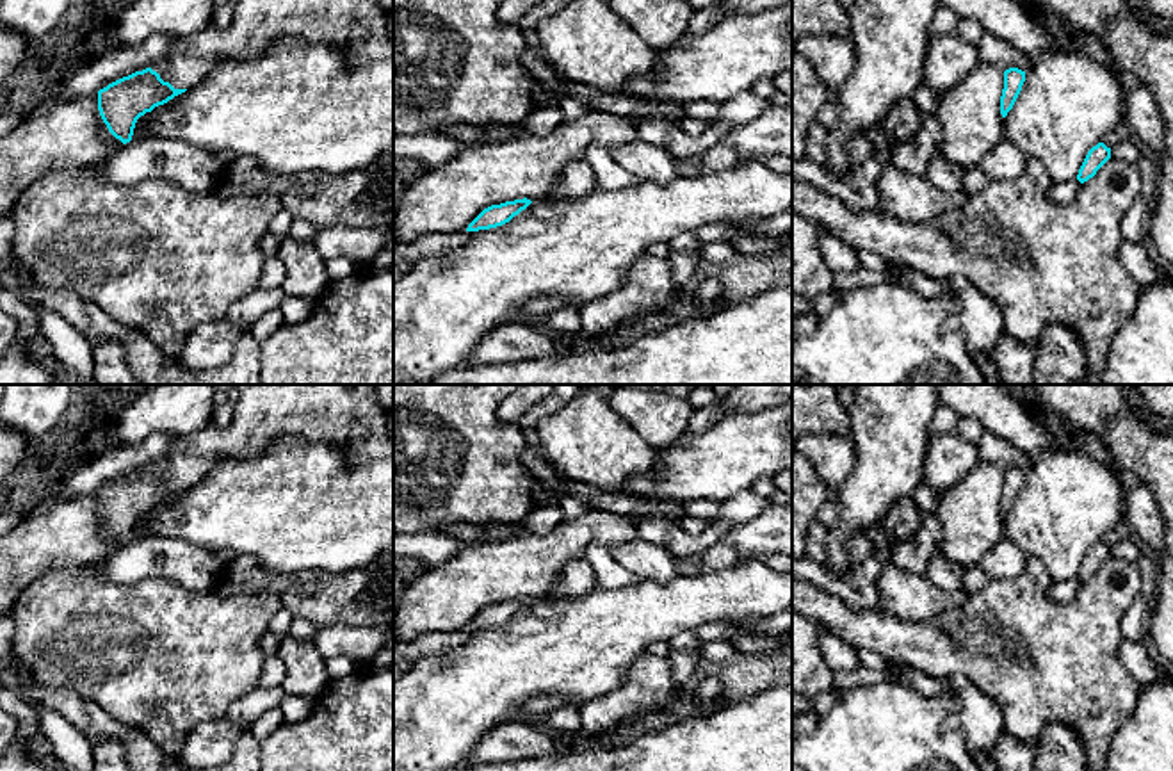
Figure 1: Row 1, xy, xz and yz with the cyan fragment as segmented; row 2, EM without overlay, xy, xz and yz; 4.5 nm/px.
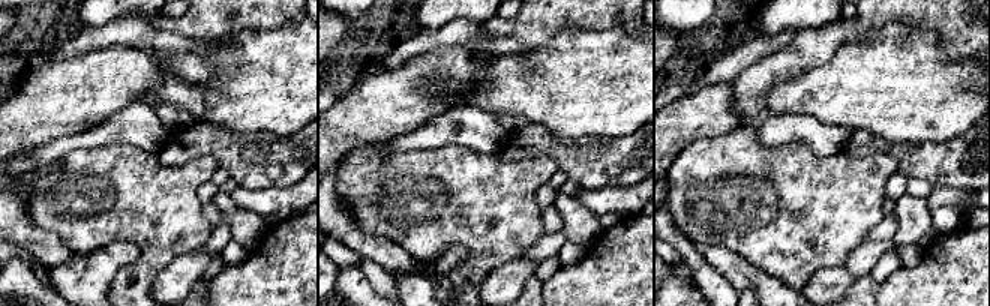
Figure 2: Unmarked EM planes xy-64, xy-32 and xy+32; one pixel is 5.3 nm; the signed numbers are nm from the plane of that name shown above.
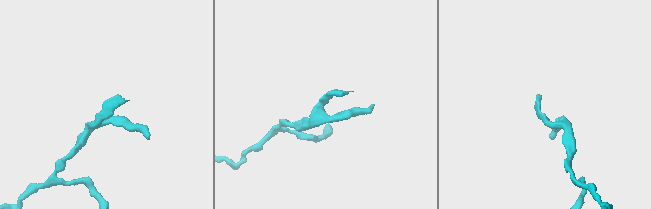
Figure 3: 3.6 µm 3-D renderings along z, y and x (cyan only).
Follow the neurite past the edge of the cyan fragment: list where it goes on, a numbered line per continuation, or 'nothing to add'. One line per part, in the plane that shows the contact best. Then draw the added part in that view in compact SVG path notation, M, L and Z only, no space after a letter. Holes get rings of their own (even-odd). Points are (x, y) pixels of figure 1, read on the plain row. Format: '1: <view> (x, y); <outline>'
1: xy (349, 415); M212 385L212 386L222 388L222 390L237 390L240 394L239 402L235 404L233 422L228 427L206 427L187 438L178 438L176 443L173 445L173 449L164 458L160 458L157 463L151 465L151 468L157 470L160 474L160 477L164 481L169 481L174 488L194 486L214 467L214 461L217 458L251 459L251 458L263 454L269 449L269 445L281 434L294 434L294 436L301 436L301 438L306 438L311 442L347 445L360 461L384 459L384 458L393 456L393 438L386 431L386 415L377 402L374 385Z

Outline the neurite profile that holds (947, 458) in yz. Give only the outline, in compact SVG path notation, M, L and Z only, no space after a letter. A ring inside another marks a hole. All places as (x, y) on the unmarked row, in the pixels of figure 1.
M956 433L931 434L924 450L924 483L936 495L942 495L963 481L977 463L975 443L959 438Z

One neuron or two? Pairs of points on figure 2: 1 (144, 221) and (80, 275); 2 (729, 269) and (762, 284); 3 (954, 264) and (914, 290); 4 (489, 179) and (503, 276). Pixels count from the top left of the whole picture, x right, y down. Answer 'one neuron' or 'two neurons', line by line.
1: two neurons
2: one neuron
3: one neuron
4: two neurons

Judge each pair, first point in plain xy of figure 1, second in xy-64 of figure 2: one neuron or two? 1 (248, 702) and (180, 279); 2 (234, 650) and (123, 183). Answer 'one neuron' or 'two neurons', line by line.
1: two neurons
2: one neuron

